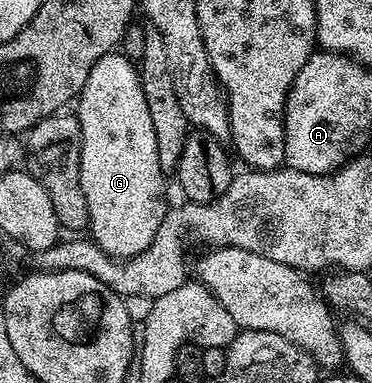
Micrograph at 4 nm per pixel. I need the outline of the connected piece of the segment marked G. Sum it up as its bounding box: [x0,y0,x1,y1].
[76,51,168,257]

